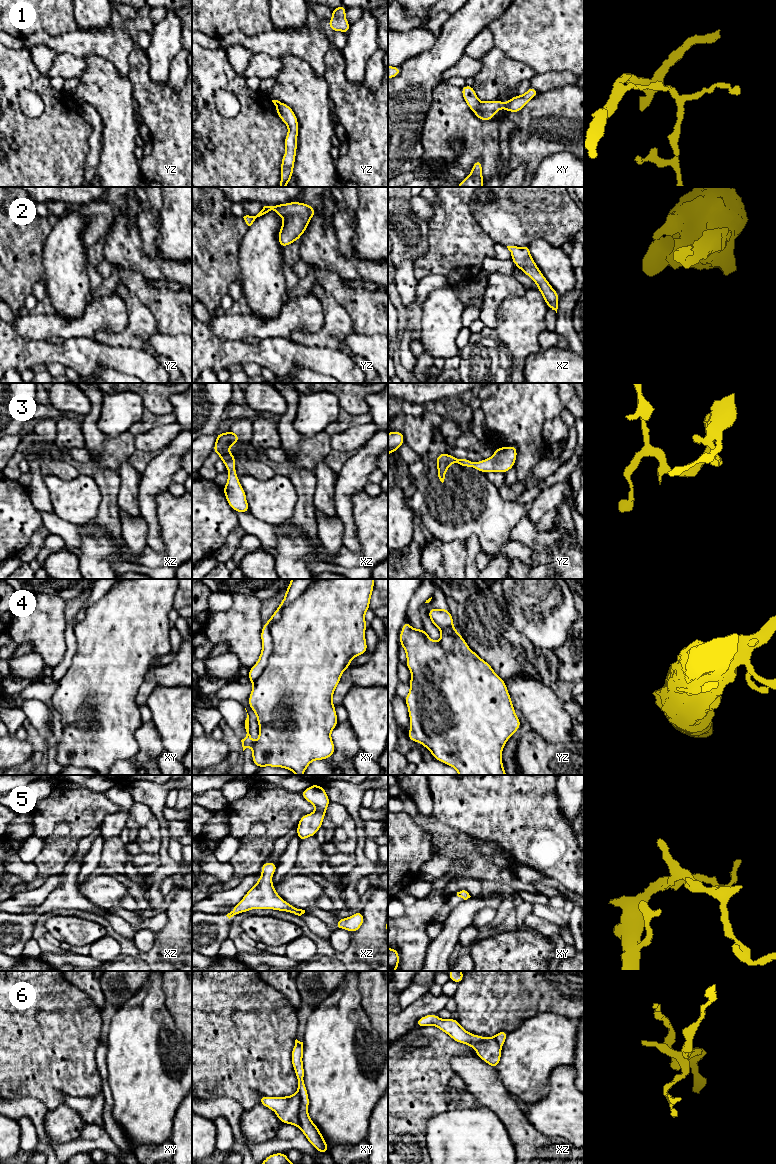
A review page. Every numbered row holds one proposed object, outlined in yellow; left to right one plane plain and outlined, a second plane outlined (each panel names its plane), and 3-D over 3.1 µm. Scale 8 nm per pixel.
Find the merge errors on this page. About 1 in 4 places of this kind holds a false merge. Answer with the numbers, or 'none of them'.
1

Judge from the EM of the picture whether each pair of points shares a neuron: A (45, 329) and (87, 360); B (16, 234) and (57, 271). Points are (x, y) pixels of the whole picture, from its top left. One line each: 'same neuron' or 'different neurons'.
A: different neurons
B: different neurons

